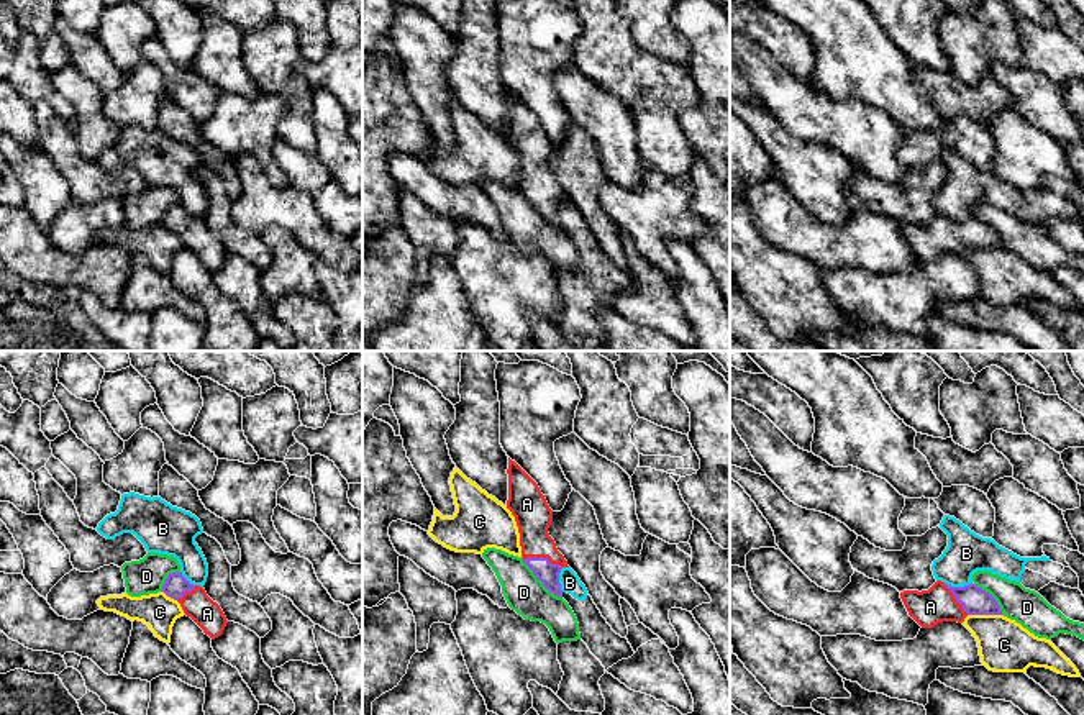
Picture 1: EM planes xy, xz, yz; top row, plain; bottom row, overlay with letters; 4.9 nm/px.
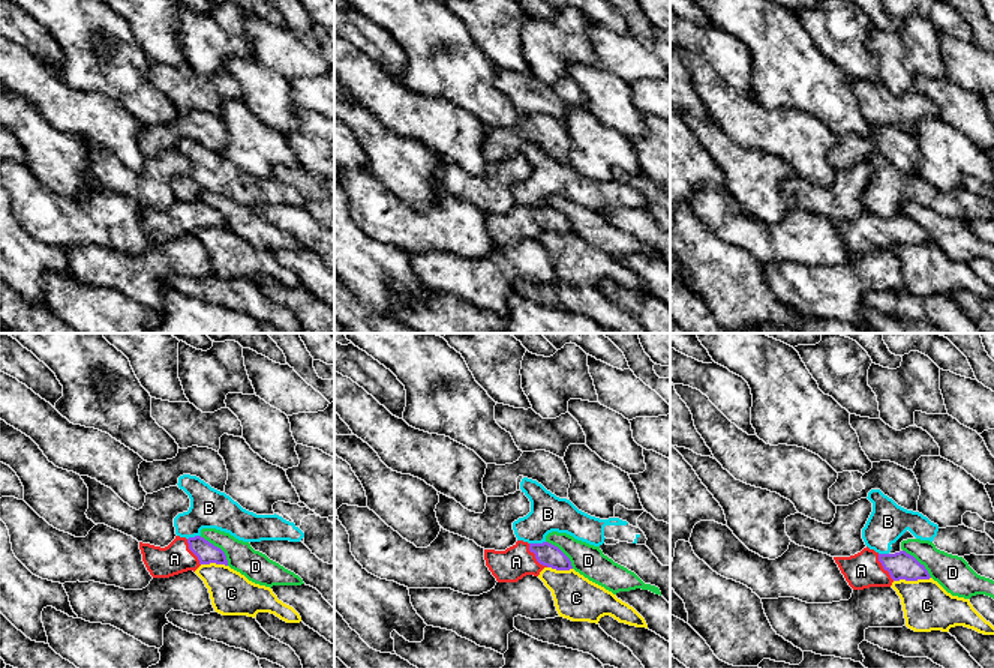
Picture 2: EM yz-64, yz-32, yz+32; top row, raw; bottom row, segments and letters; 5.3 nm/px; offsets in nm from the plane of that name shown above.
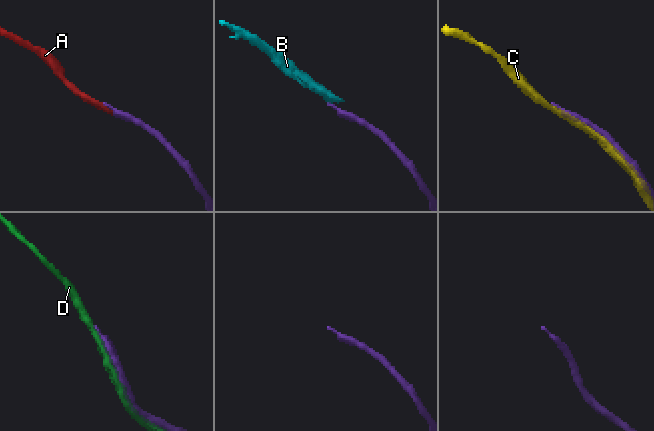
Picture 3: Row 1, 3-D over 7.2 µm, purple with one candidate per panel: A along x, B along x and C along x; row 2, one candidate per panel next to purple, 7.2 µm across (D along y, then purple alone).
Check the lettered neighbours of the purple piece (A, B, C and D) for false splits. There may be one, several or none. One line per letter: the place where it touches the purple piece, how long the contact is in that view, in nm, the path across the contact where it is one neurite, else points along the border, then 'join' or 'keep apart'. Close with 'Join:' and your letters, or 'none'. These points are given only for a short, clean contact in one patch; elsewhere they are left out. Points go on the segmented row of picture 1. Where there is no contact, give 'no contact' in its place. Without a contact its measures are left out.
A: meets purple in xz at (543, 558); contact 200 nm long; join
B: meets purple in yz at (958, 587); contact 140 nm long; border along yz (945, 582), (951, 586), (971, 584); keep apart
C: meets purple in yz at (986, 614); contact 180 nm long; keep apart
D: meets purple in xz at (540, 579); contact 280 nm long; keep apart
Join: A

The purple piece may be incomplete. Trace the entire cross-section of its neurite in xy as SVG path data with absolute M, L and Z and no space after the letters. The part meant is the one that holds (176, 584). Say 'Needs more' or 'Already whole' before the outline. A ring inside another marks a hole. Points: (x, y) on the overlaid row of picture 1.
Needs more. M182 572L167 576L162 592L177 600L187 617L190 617L205 635L218 638L228 620L216 602L213 602L203 587L190 584Z

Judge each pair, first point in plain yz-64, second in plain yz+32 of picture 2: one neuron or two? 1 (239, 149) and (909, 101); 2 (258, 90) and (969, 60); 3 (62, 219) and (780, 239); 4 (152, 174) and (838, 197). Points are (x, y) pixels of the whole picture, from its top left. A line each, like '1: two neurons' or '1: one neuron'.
1: two neurons
2: two neurons
3: one neuron
4: one neuron

